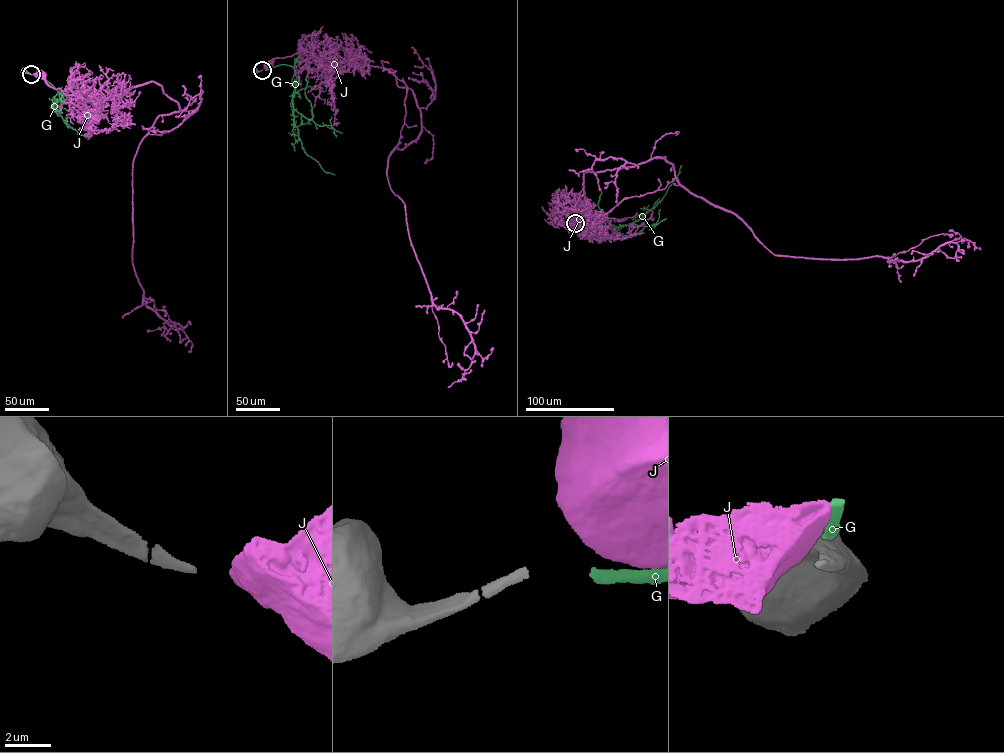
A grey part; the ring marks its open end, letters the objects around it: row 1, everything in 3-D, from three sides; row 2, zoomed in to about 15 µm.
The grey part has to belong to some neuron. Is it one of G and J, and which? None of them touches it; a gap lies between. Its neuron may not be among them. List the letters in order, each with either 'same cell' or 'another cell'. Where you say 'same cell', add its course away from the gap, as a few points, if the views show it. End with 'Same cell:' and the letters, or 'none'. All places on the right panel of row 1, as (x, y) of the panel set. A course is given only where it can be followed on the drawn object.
G: same cell; it runs (576, 222), (586, 228), (600, 224), (620, 227), (638, 220), (664, 196), (681, 165)
J: another cell
Same cell: G

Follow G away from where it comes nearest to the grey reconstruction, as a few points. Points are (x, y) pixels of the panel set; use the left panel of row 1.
G: (34, 74), (53, 85), (59, 93), (60, 100), (52, 109), (65, 101), (94, 91)

